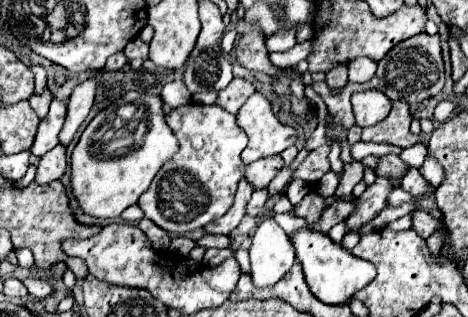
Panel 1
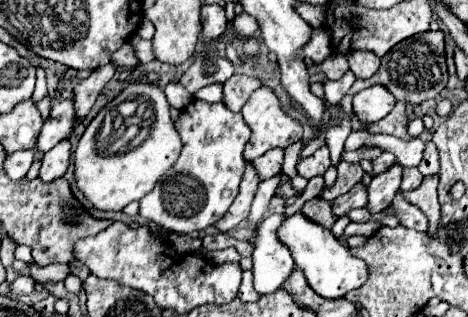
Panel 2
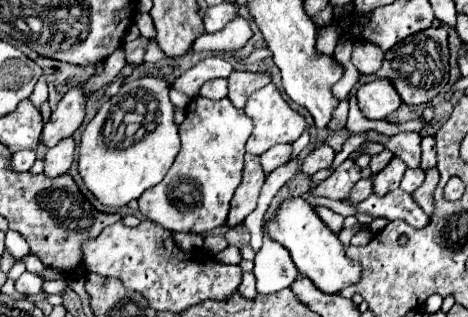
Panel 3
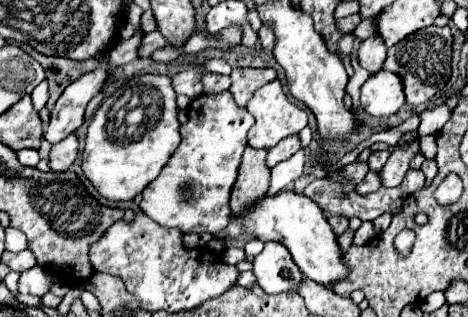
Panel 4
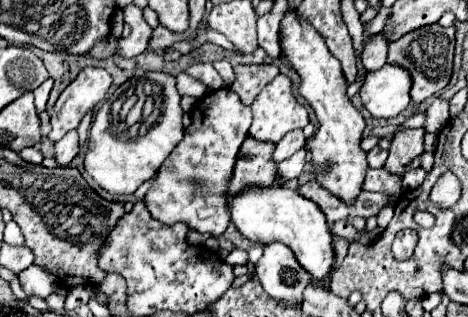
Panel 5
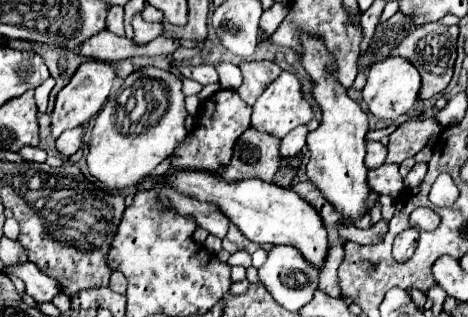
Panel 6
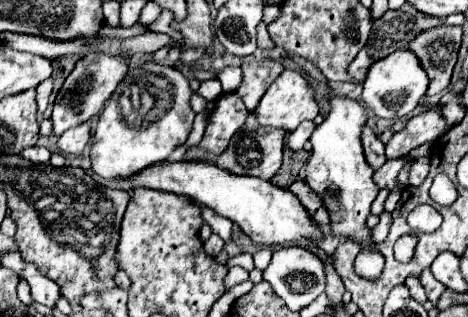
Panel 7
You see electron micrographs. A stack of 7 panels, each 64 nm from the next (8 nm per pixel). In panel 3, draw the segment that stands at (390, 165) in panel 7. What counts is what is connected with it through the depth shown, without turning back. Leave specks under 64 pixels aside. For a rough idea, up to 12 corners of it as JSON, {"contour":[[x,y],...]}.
{"contour":[[362,178],[348,194],[350,204],[360,204],[372,194],[372,178]]}

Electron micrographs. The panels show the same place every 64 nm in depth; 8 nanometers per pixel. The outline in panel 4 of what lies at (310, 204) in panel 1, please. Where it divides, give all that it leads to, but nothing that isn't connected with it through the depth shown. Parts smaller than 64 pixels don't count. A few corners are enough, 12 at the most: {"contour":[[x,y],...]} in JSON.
{"contour":[[324,216],[330,222],[336,236],[348,230],[348,220],[342,216]]}

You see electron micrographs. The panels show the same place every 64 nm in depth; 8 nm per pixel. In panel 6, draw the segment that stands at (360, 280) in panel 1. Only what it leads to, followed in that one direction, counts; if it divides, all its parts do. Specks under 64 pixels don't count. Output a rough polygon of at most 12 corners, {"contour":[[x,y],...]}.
{"contour":[[210,172],[170,188],[216,204],[256,244],[288,244],[314,268],[328,256],[322,216],[292,188]]}

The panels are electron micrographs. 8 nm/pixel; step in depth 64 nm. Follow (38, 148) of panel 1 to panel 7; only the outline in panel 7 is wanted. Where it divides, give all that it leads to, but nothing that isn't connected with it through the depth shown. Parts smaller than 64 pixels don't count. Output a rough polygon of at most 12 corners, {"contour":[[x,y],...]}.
{"contour":[[86,54],[52,110],[54,134],[104,108],[128,66],[122,56]]}

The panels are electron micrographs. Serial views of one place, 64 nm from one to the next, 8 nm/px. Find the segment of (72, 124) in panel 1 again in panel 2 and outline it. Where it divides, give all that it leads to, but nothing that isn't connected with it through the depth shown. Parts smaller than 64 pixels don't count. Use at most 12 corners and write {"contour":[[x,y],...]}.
{"contour":[[114,64],[96,68],[74,88],[76,124],[84,120],[104,84],[116,72]]}

